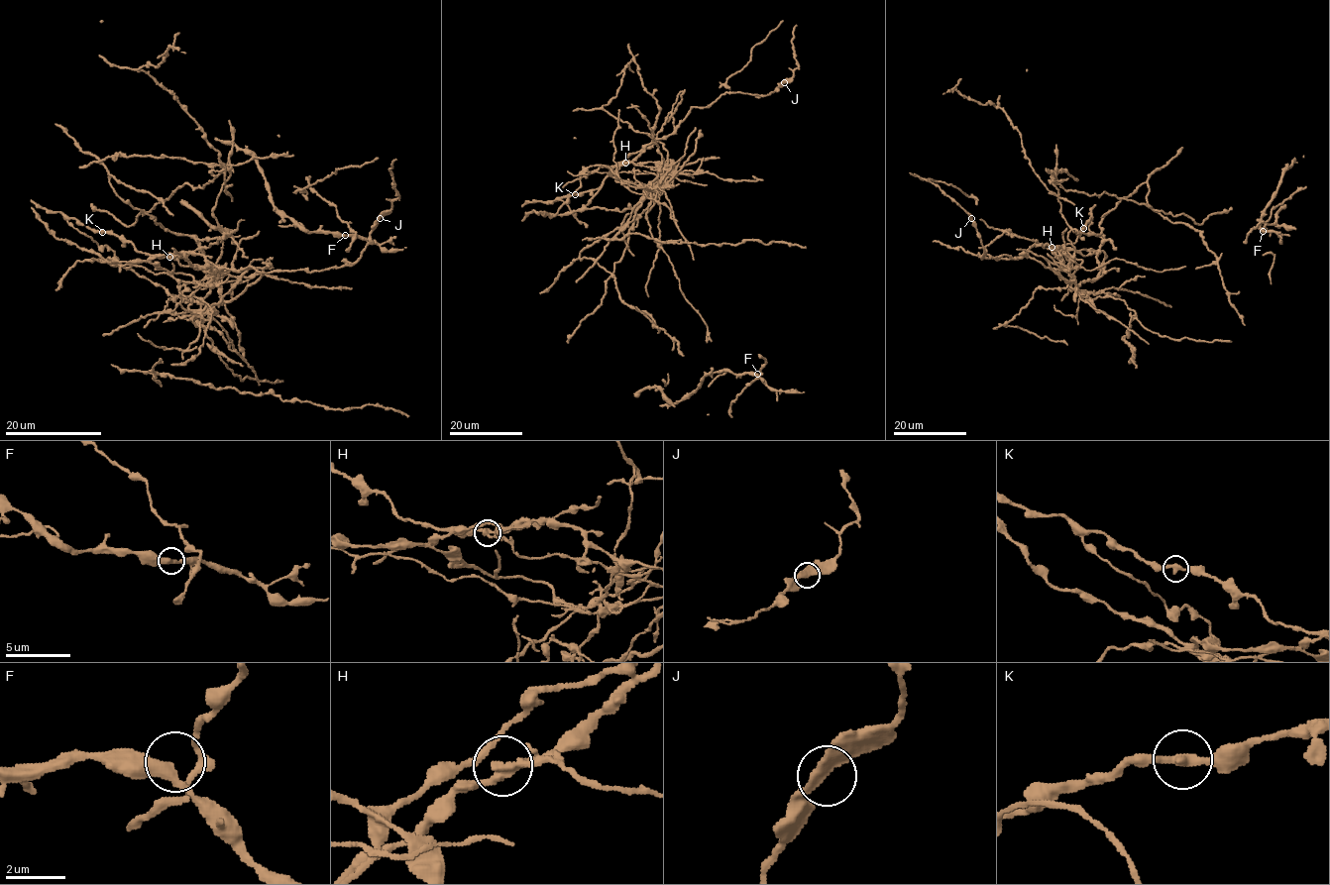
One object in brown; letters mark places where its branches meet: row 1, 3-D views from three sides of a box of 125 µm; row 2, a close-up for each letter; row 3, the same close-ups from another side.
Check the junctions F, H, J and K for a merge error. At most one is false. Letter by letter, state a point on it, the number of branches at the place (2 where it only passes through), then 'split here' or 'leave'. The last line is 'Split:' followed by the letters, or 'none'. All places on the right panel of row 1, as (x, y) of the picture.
F: (1263, 231) | 2 | leave
H: (1052, 247) | 2 | split here
J: (971, 218) | 2 | leave
K: (1083, 228) | 2 | leave
Split: H

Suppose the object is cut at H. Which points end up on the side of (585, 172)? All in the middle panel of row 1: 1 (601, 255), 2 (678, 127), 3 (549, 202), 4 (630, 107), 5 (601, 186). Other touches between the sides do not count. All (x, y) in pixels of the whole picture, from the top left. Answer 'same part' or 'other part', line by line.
1: same part
2: other part
3: other part
4: same part
5: other part

